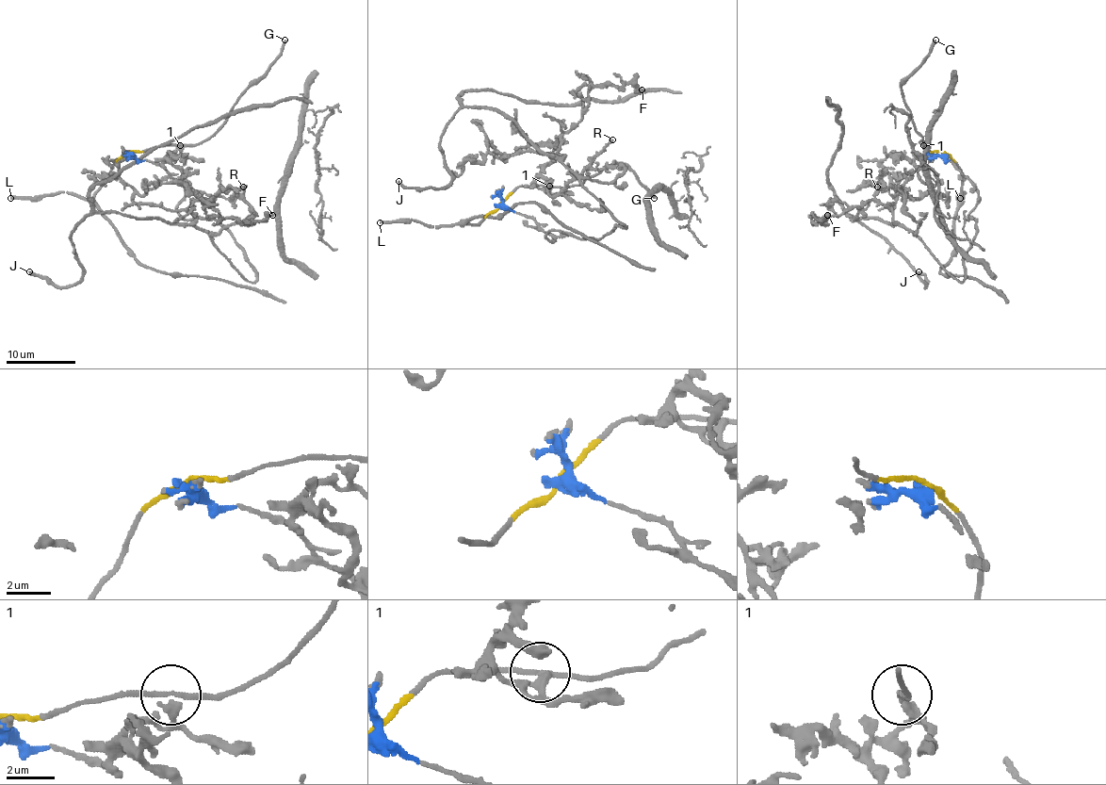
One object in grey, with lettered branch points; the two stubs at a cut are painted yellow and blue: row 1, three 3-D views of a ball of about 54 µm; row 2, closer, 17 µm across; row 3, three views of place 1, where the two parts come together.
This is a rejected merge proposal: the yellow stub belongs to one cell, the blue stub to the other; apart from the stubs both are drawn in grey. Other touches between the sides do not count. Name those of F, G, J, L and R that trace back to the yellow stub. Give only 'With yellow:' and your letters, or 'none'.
With yellow: G, L

